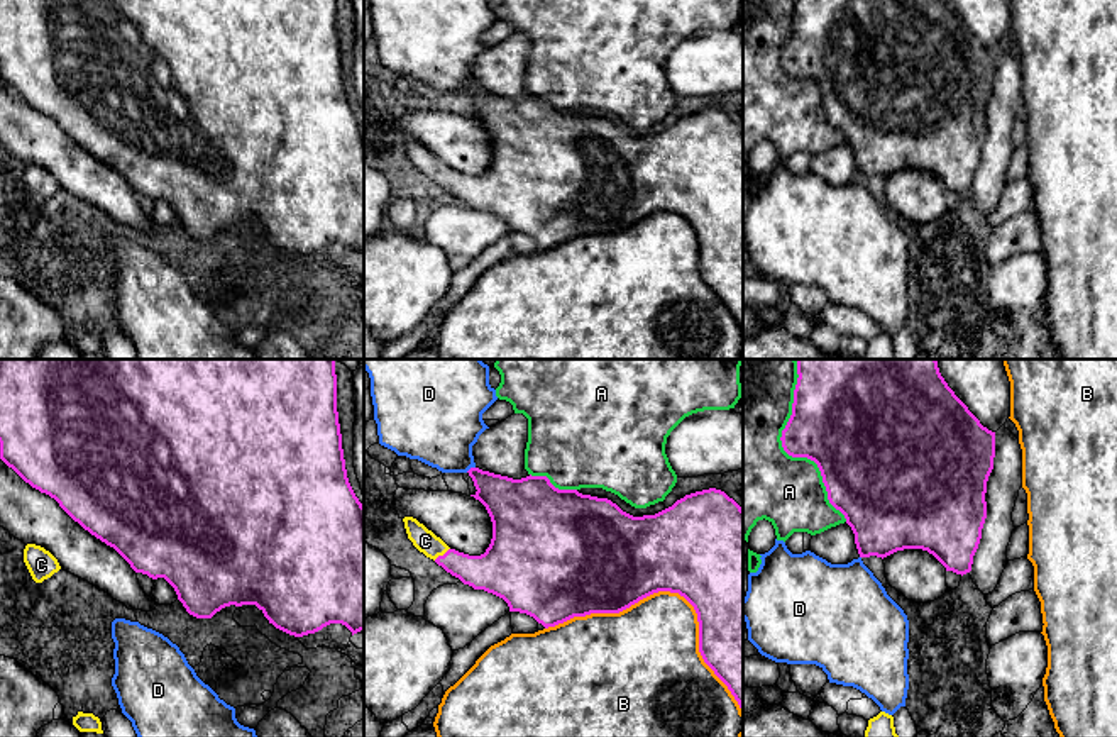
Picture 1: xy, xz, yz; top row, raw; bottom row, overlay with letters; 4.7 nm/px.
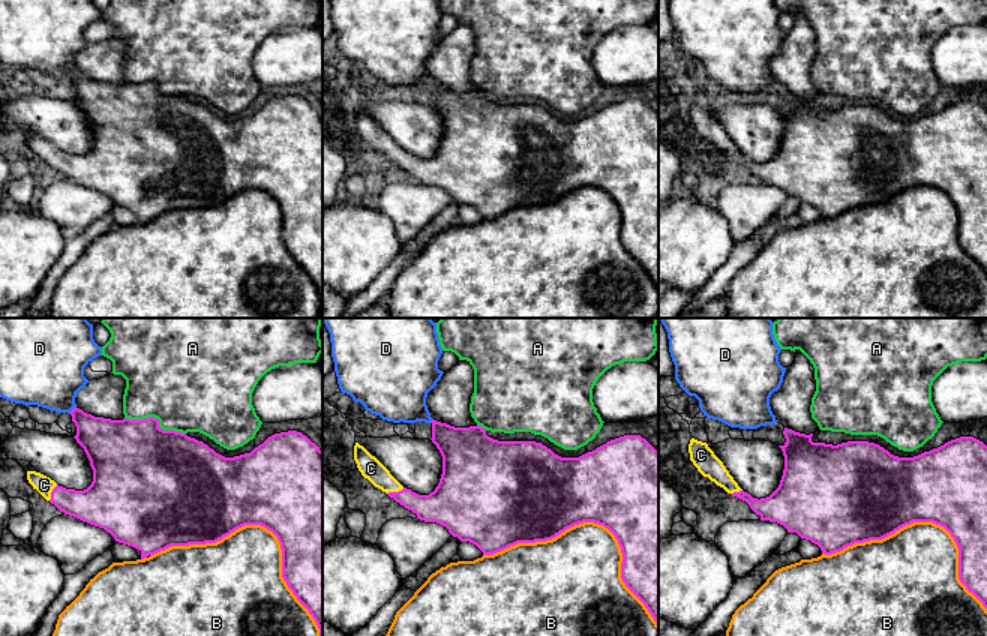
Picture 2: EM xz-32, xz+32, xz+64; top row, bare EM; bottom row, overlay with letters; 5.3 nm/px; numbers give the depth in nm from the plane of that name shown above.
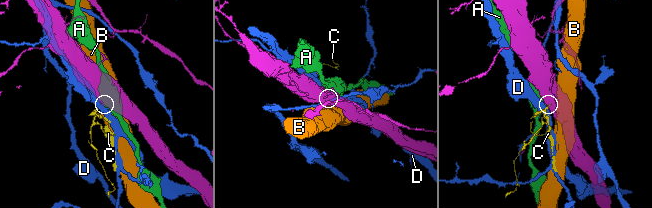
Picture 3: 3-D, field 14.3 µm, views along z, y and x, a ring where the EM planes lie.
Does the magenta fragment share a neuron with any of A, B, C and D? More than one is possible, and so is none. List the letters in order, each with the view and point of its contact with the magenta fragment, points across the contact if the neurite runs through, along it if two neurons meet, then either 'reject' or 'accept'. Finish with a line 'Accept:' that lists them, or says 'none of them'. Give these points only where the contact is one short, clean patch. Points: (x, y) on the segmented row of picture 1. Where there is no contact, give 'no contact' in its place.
A: contact yz (784, 449); reject
B: contact xz (672, 592); reject
C: contact xz (440, 556); way xz (489, 571), (469, 570), (440, 556), (425, 541); accept
D: contact xz (471, 468); reject
Accept: C

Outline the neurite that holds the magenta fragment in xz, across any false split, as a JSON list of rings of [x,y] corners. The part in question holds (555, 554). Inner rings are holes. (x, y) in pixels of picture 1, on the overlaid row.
[[[479,468],[467,473],[477,490],[470,496],[486,507],[492,522],[489,547],[481,556],[459,552],[416,518],[404,517],[408,539],[420,552],[464,585],[503,598],[509,612],[526,613],[545,629],[574,617],[619,613],[658,591],[679,593],[697,613],[704,662],[728,686],[743,713],[743,508],[733,498],[709,488],[685,495],[655,515],[633,517],[608,498],[558,490],[547,476],[513,479]]]

